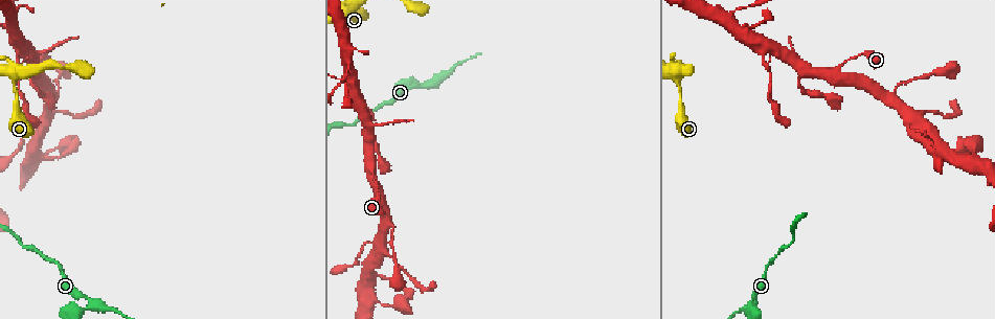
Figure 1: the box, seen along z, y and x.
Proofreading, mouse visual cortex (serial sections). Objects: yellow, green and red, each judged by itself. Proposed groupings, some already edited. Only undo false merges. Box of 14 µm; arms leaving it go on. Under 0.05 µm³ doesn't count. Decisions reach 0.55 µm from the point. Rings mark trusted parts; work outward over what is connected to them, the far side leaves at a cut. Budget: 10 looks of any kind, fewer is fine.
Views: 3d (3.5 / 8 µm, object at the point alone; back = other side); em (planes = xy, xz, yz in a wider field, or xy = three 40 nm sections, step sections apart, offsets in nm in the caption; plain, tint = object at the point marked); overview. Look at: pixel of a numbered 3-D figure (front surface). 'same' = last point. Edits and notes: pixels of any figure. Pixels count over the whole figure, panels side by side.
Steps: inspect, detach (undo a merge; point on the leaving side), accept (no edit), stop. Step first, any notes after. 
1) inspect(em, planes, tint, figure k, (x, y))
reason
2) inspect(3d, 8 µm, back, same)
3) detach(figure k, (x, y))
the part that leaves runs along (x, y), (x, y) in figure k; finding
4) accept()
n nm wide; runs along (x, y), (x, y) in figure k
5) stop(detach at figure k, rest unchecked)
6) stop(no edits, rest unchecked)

inspect(3d, 3.5 µm, figure 1, (676, 77))
thin arm on a thick one

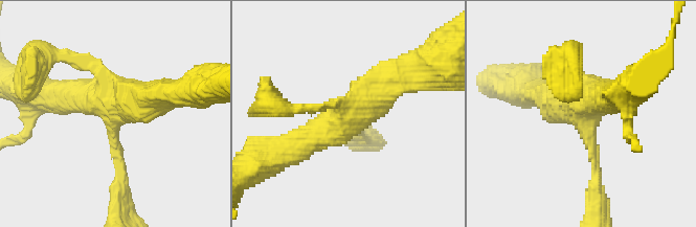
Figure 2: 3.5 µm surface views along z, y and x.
inspect(em, xy, step 3, tint, figure 2, (583, 110))
4 arms; arms of 150, 150, 450, 500 nm

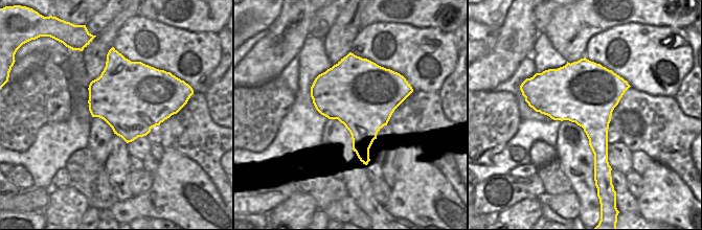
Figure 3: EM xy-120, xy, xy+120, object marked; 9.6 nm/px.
accept()
all the same cell

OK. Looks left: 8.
inspect(3d, 3.5 µm, figure 1, (19, 53))
three-way junction

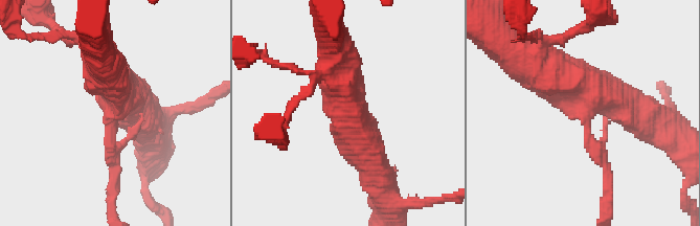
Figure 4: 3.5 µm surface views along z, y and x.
accept()
arms of 150, 500, 600 nm; runs along (647, 118), (580, 83), (534, 70) in figure 4; continuous, no second cell

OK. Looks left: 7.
inspect(3d, 3.5 µm, figure 1, (728, 22))
arms part here

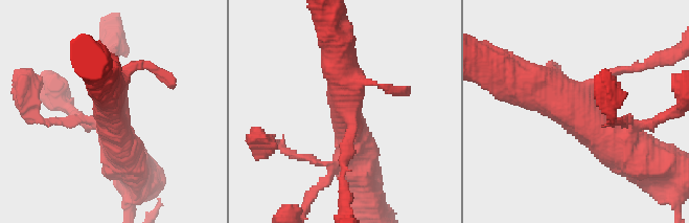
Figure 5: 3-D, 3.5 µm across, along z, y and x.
inspect(em, xy, step 1, tint, figure 5, (573, 110))
3 arms; arms of 150, 500, 500 nm; need the tissue

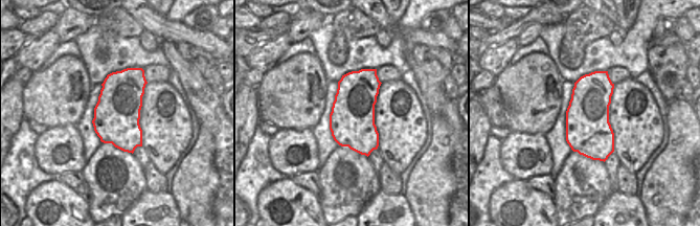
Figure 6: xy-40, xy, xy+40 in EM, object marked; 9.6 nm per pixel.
accept()
runs along (624, 155), (563, 97), (514, 77) in figure 5; continuous, no second cell

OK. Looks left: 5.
inspect(3d, 3.5 µm, figure 1, (427, 83))
three arms meet

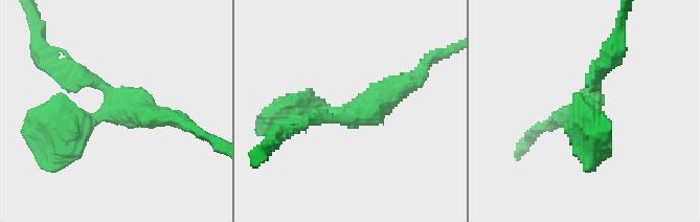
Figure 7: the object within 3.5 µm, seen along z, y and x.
inspect(em, xy, step 1, tint, figure 7, (355, 115))
3 arms; arms of 200, 350, 350 nm; need the tissue

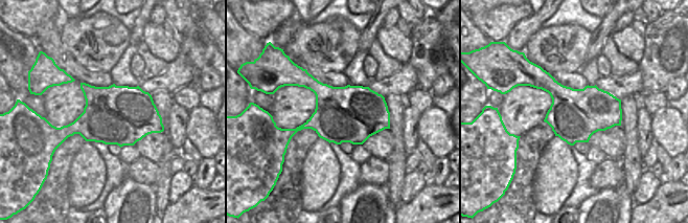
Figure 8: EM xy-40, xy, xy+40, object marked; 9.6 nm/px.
inspect(em, xy, step 5, tint, same)

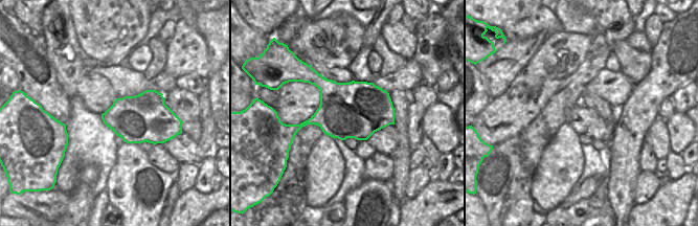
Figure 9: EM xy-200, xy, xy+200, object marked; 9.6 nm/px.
accept()
runs along (597, 70), (587, 128) in figure 7; continuous, no second cell

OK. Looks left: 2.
stop(no edits, rest unchecked)

